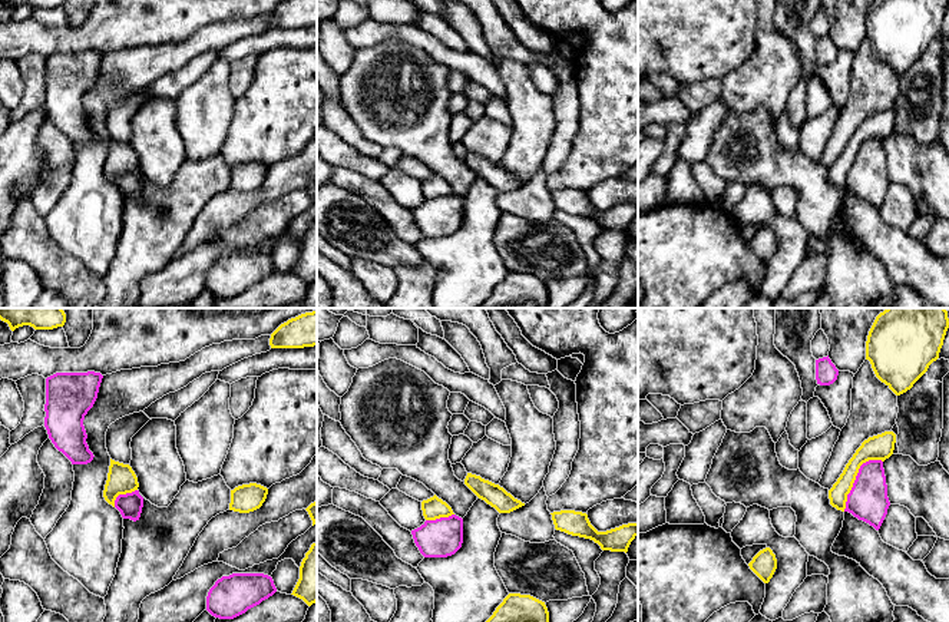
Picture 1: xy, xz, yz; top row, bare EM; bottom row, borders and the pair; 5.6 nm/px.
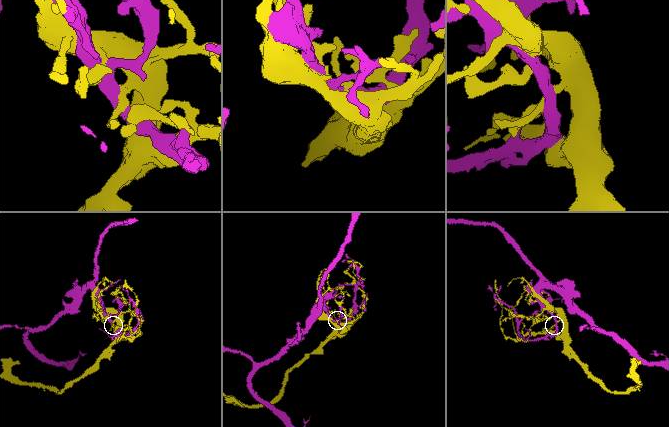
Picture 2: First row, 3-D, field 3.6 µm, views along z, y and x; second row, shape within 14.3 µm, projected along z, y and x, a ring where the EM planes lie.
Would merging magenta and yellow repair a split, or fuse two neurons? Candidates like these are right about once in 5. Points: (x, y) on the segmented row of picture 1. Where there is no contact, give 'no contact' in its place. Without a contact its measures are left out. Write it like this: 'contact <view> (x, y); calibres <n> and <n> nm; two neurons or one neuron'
contact yz (856, 479); calibres 220 and 140 nm; two neurons

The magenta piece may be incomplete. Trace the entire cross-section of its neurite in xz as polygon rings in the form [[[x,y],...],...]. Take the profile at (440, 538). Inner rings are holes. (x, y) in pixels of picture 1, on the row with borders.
[[[452,515],[426,520],[420,527],[411,530],[411,535],[424,558],[447,558],[462,547],[463,519]]]

